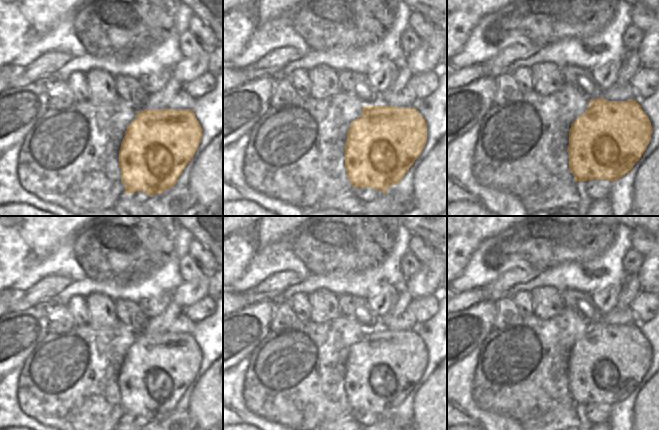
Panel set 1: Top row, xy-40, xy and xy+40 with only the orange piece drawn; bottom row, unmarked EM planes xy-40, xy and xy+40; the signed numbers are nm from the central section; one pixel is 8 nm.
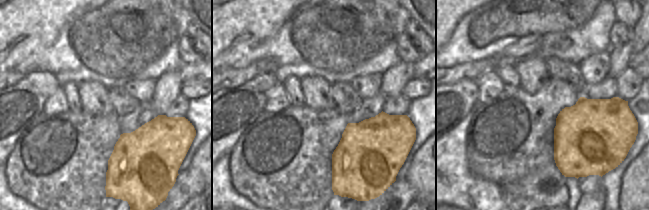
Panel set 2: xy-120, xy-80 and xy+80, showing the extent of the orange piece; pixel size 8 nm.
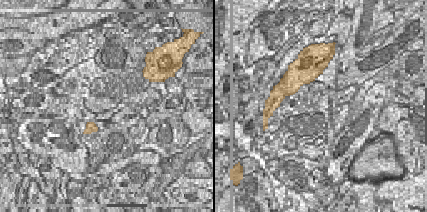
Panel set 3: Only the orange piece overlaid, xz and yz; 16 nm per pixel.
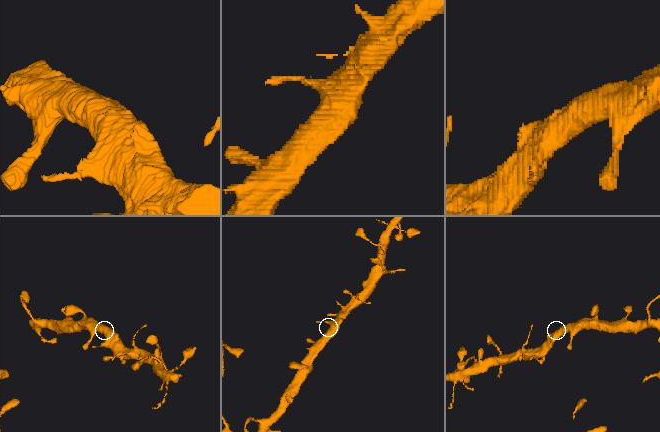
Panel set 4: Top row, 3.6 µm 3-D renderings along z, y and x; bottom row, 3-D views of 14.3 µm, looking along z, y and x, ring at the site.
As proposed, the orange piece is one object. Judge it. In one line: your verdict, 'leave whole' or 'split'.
leave whole

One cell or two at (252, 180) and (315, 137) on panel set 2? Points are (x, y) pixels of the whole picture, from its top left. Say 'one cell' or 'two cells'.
one cell

